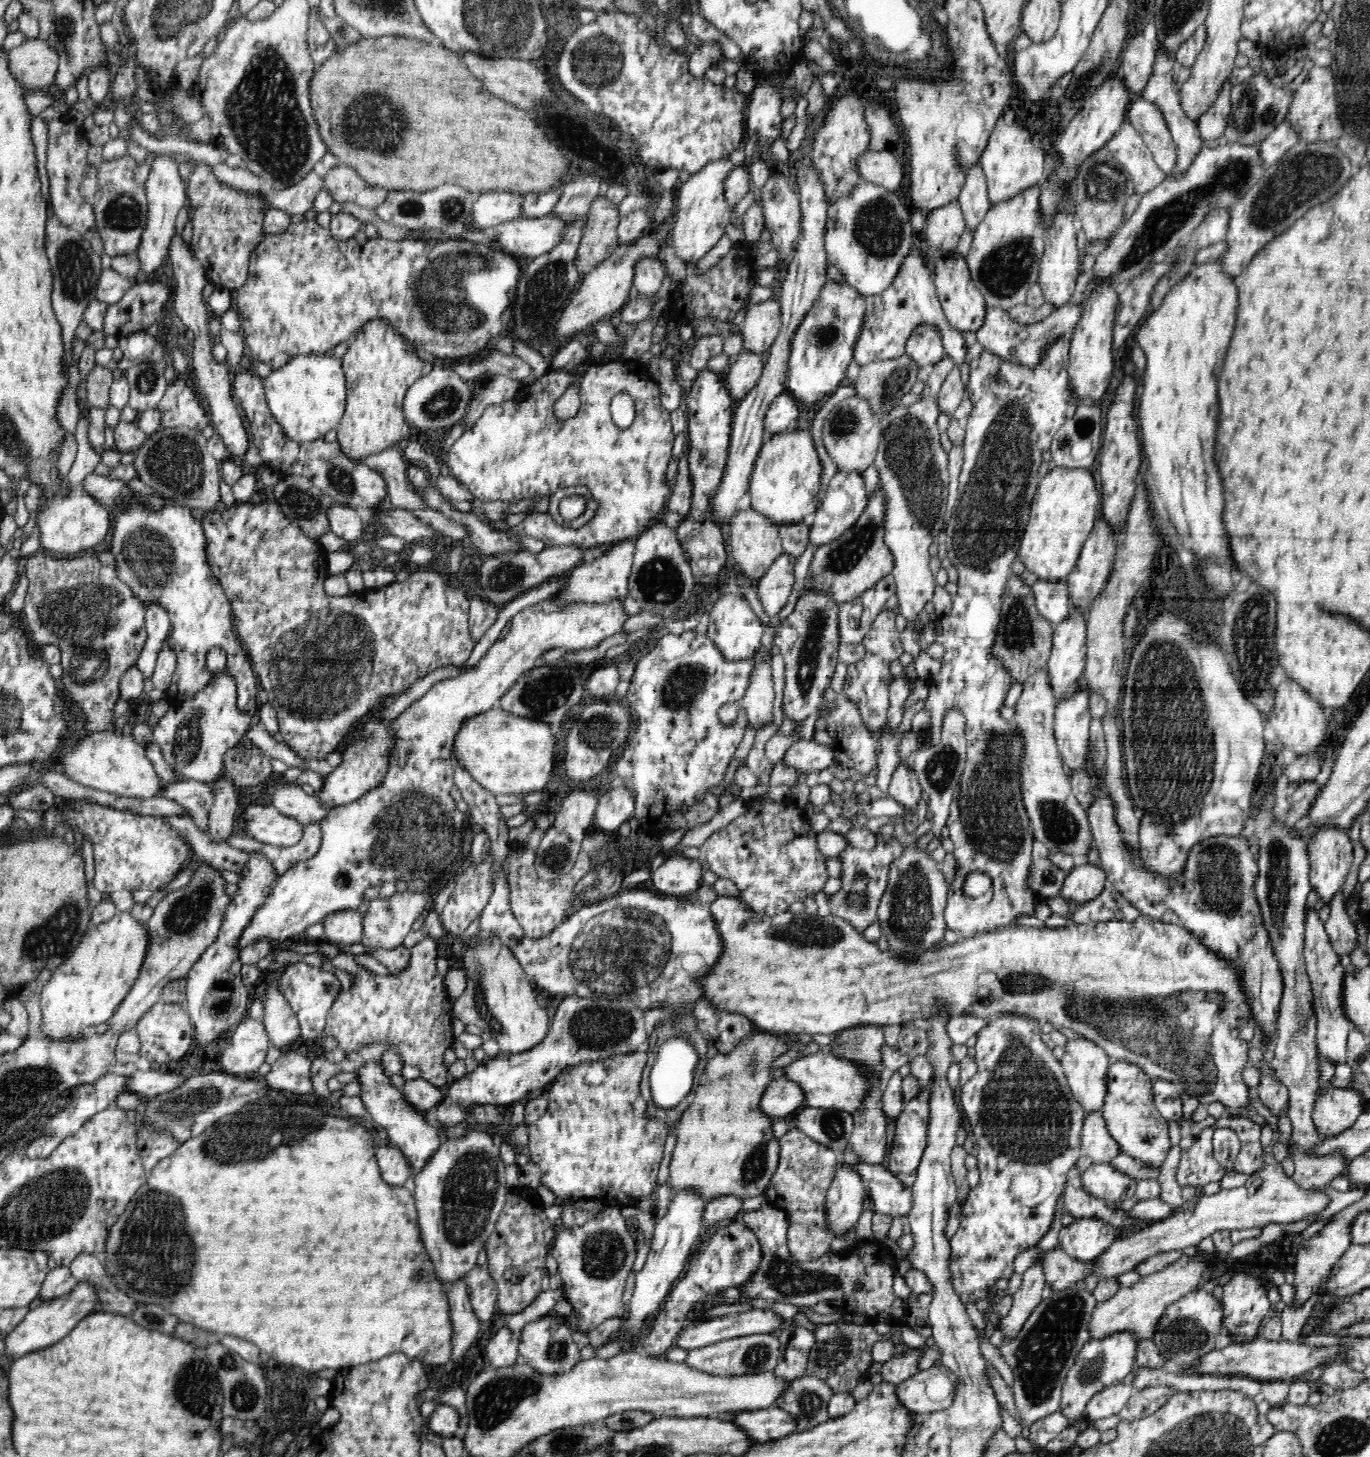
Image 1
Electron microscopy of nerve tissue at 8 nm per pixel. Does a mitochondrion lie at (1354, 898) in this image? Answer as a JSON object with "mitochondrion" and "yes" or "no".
{"mitochondrion":"no"}

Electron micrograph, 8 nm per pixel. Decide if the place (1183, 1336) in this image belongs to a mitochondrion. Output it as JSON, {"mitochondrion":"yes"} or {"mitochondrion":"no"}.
{"mitochondrion":"yes"}

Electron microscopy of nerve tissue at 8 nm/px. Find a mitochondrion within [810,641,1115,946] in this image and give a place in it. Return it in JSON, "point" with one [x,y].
{"point":[992,821]}

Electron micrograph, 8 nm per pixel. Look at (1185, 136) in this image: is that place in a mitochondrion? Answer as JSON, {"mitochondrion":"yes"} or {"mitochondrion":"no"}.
{"mitochondrion":"no"}

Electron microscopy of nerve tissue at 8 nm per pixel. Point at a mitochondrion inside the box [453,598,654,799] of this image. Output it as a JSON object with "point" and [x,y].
{"point":[543,694]}

